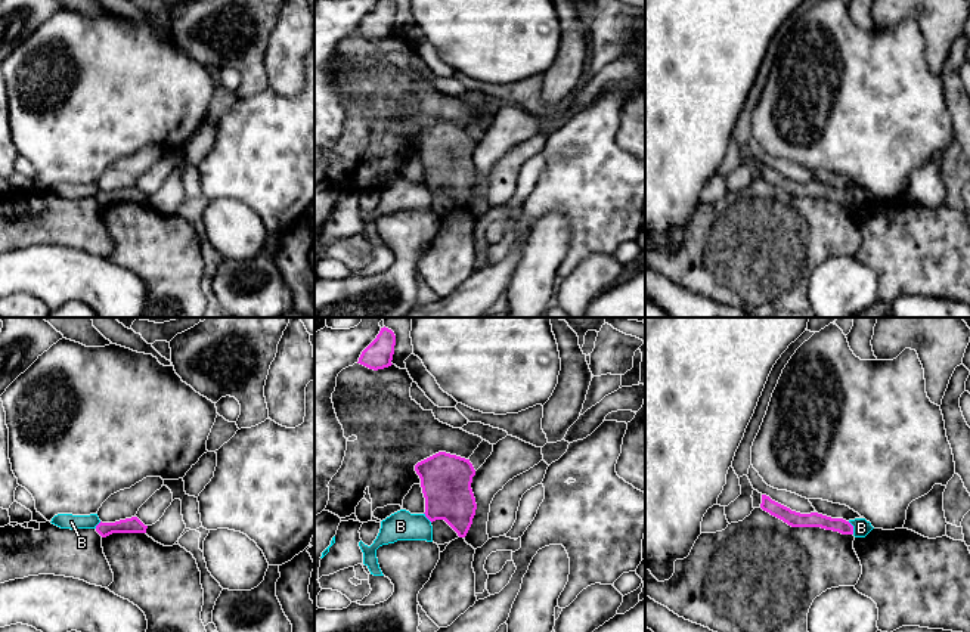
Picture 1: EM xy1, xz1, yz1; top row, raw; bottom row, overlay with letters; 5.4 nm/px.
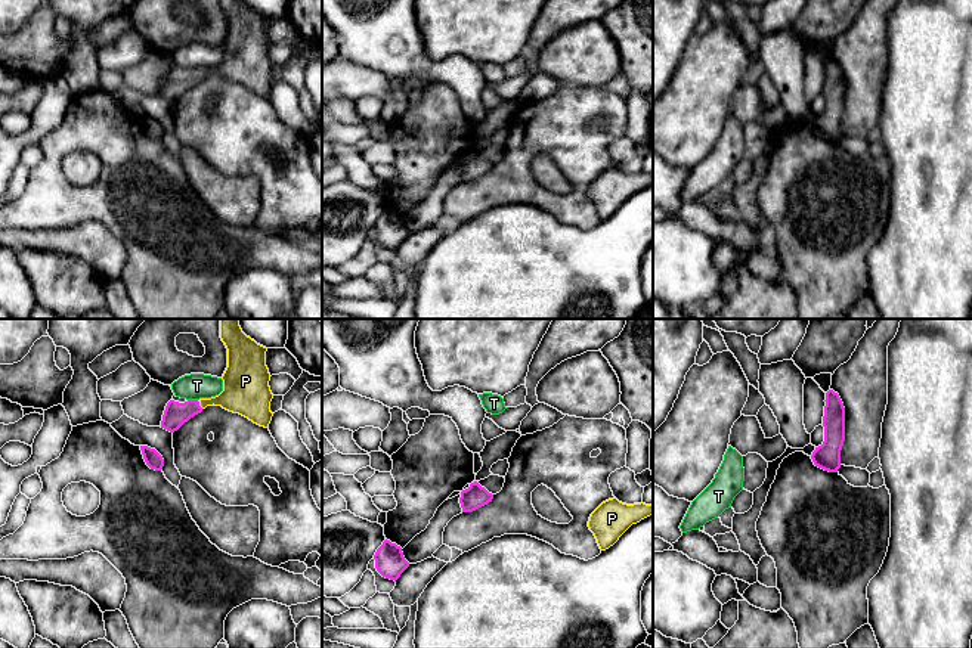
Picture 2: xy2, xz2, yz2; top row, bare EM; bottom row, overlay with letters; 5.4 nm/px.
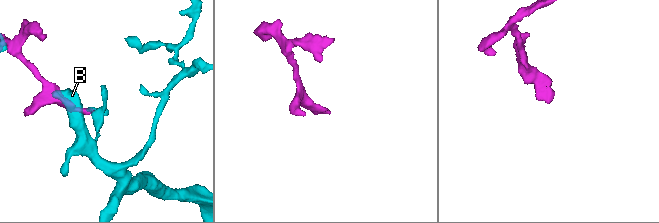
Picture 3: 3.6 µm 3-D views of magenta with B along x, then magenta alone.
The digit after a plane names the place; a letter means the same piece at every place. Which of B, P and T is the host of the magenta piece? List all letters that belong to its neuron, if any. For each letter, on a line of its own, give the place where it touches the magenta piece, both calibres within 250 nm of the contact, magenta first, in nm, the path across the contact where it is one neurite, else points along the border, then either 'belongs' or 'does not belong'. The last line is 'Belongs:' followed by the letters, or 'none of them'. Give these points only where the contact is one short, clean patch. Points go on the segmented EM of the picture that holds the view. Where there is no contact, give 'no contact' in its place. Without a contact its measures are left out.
B: meets magenta in yz1 at (852, 527); 80 nm thick on the magenta side, 100 nm on the other; border along yz1 (848, 521), (854, 533); does not belong
P: meets magenta in xy2 at (198, 405); 130 nm thick on the magenta side, 220 nm on the other; runs through xy2 (176, 414), (198, 405), (232, 399), (242, 393); belongs
T: meets magenta in xy2 at (192, 400); 130 nm thick on the magenta side, 140 nm on the other; border along xy2 (188, 399), (197, 400); does not belong
Belongs: P

